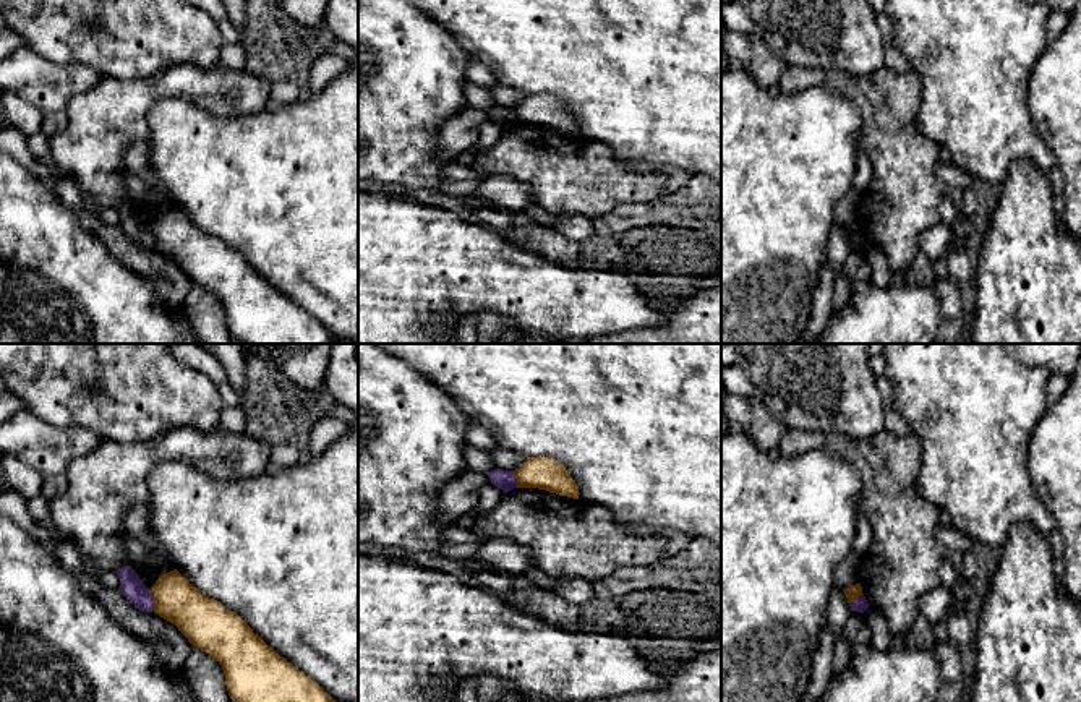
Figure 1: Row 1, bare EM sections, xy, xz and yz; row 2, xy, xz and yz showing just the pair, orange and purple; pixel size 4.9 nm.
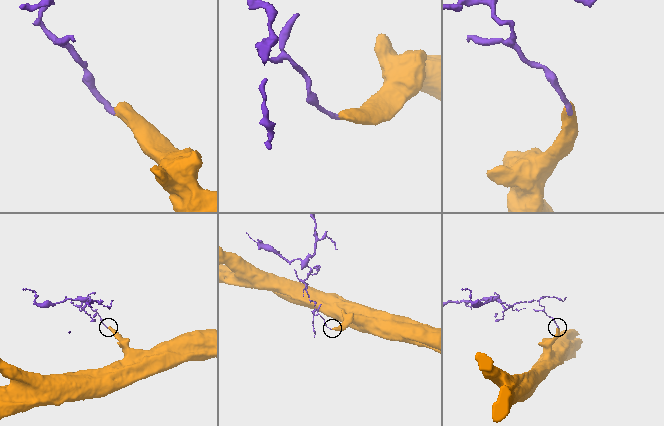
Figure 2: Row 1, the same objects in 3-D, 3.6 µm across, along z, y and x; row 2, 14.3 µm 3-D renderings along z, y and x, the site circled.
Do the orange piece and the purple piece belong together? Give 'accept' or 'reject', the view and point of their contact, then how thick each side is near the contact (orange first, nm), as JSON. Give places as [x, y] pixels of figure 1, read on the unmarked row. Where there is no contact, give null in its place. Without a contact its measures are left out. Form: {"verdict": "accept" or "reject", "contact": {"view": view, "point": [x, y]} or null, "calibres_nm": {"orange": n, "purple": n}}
{"verdict": "reject", "contact": {"view": "xy", "point": [154, 237]}, "calibres_nm": {"orange": 220, "purple": 110}}

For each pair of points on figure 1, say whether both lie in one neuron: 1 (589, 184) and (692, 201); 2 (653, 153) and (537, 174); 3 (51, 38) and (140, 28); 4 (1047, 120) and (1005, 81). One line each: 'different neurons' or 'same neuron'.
1: different neurons
2: different neurons
3: same neuron
4: different neurons

